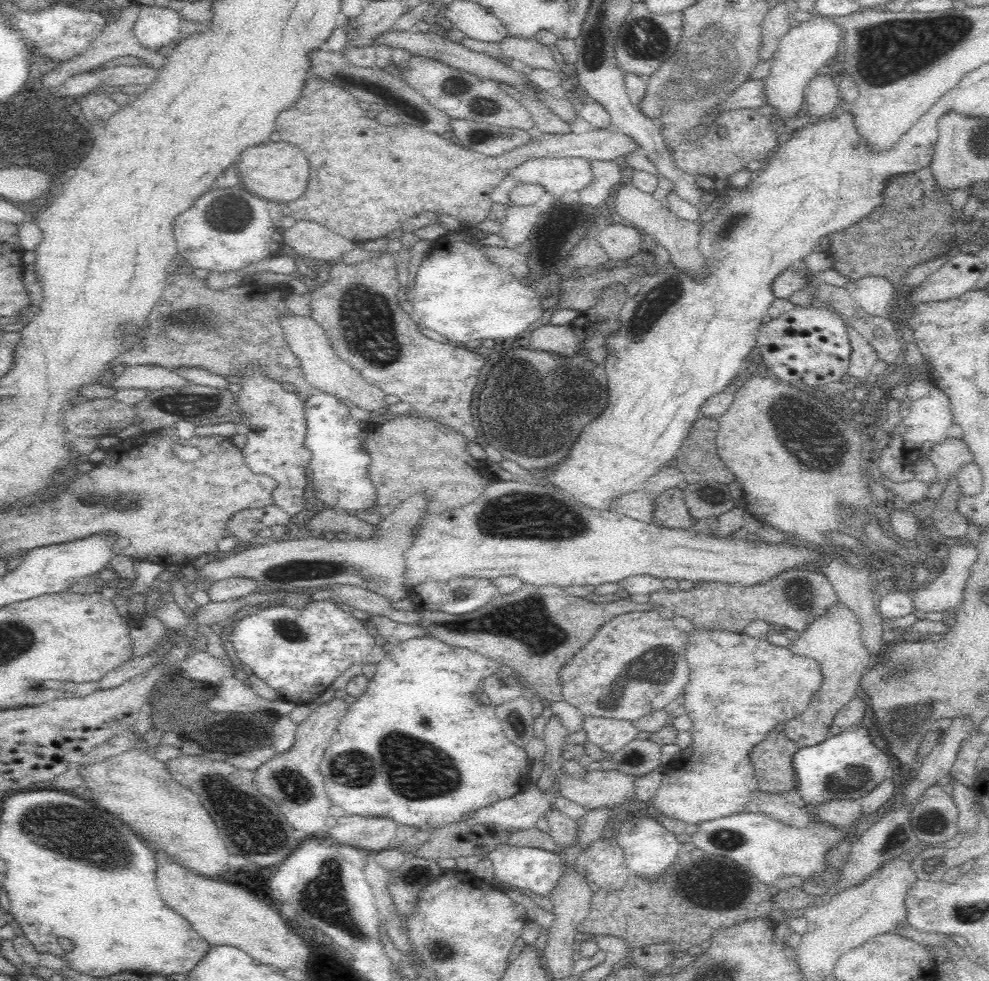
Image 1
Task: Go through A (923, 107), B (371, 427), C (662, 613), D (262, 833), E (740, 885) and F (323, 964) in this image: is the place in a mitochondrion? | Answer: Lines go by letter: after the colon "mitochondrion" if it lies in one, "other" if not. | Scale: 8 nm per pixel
A: other
B: other
C: other
D: mitochondrion
E: other
F: other

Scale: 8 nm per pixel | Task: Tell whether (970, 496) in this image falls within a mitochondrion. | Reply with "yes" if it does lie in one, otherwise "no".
no

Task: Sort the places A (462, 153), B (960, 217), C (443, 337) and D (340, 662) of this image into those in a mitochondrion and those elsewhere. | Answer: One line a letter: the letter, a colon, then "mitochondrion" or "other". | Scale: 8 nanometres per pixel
A: other
B: other
C: other
D: other

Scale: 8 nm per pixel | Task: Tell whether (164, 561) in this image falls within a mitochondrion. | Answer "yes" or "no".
no

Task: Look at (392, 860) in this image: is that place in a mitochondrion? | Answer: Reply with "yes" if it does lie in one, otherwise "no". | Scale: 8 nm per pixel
no

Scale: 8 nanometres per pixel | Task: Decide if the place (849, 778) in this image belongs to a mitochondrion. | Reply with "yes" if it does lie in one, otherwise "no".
yes

